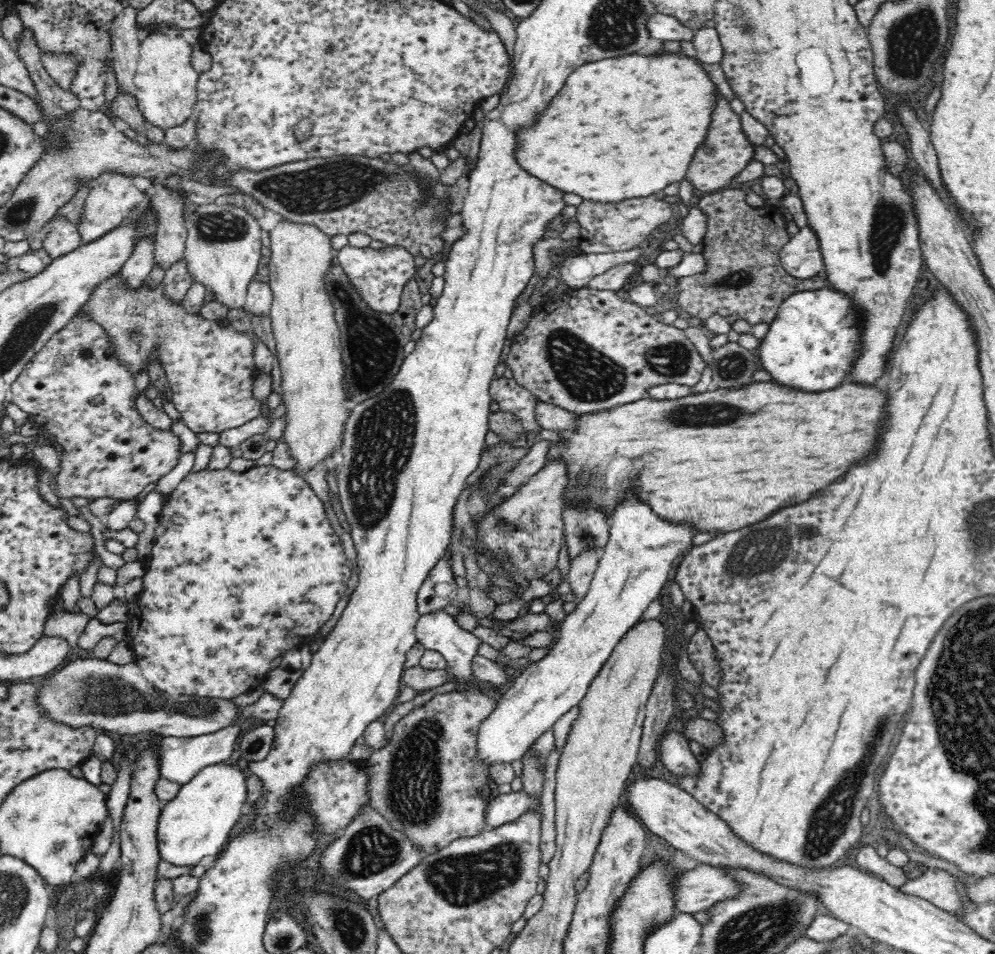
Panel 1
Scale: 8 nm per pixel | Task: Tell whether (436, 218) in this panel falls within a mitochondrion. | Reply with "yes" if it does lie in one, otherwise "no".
yes

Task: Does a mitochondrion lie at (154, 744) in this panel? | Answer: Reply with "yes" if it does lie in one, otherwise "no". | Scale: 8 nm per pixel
no

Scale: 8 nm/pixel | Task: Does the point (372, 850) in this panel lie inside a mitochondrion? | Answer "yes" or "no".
yes

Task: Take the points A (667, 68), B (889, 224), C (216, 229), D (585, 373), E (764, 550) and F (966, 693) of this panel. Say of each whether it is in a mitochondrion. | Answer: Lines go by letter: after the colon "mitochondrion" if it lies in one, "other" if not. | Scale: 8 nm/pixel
A: other
B: mitochondrion
C: mitochondrion
D: mitochondrion
E: mitochondrion
F: mitochondrion

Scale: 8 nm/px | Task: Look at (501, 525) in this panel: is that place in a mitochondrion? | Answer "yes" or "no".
yes

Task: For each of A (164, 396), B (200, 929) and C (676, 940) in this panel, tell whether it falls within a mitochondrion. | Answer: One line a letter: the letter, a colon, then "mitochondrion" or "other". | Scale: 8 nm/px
A: other
B: mitochondrion
C: other

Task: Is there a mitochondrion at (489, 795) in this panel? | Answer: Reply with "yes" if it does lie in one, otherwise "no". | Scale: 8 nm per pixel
no

